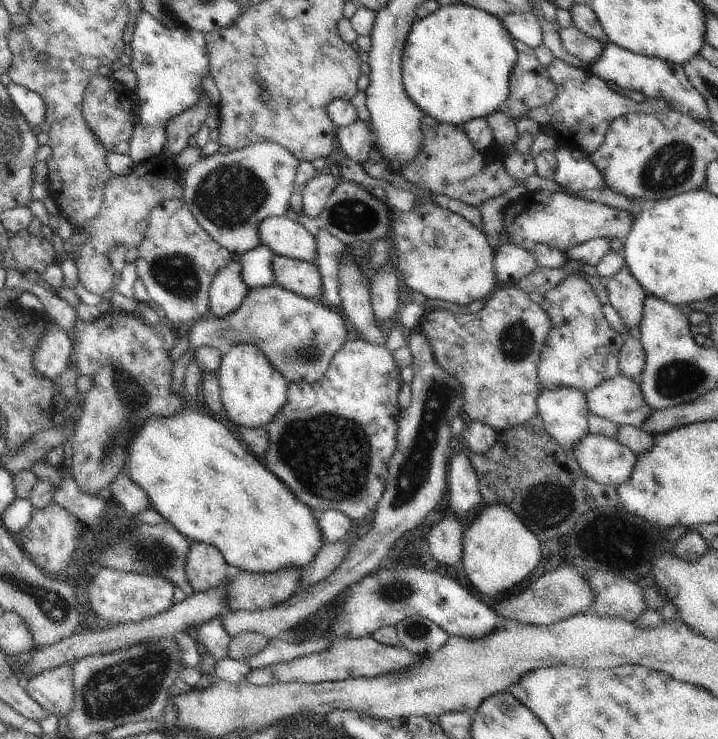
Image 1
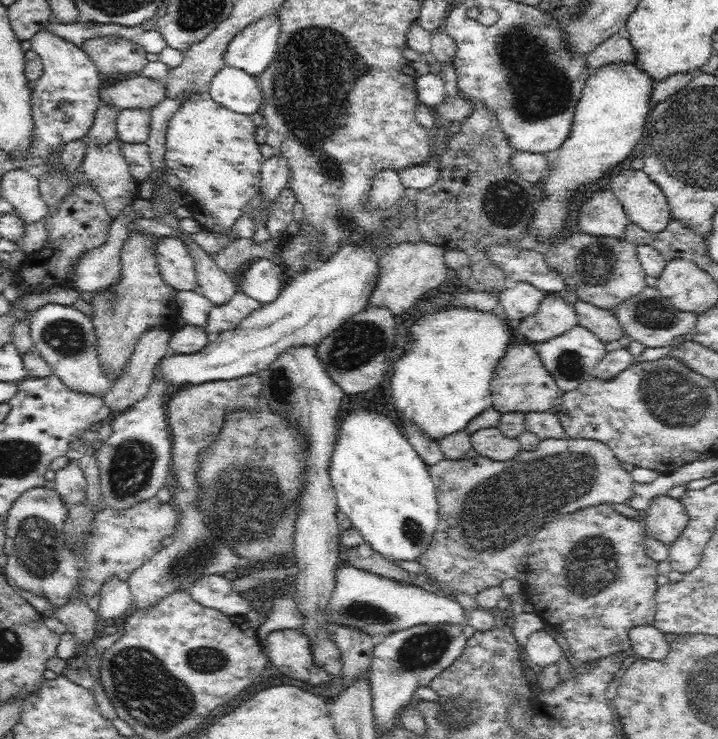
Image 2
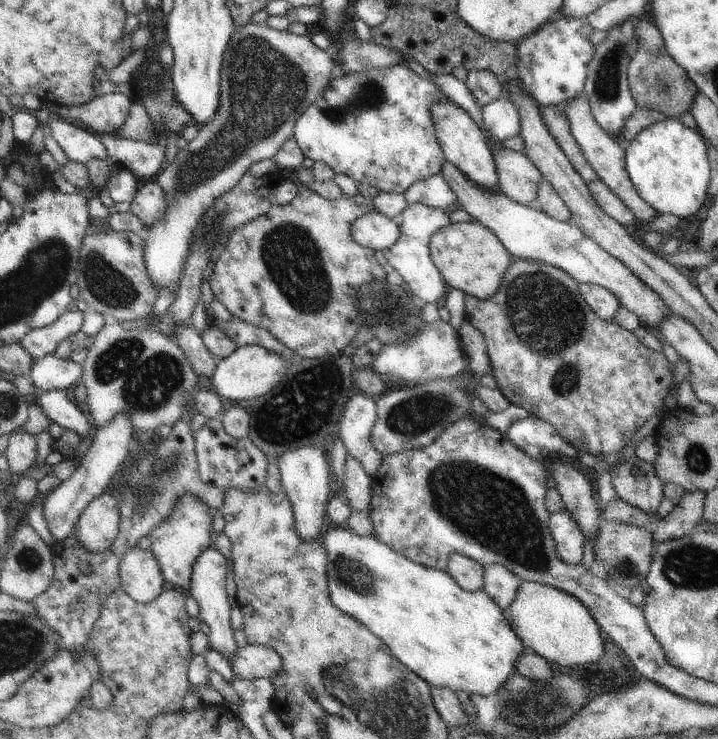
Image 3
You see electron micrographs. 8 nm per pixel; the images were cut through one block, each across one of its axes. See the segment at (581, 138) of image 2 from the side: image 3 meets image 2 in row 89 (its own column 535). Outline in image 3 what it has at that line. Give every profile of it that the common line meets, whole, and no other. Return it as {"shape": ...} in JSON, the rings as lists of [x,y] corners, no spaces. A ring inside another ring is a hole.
{"shape":[[[523,581],[514,602],[504,611],[514,634],[520,638],[526,650],[542,656],[555,668],[565,669],[596,664],[604,656],[605,635],[594,620],[590,610],[578,598],[556,588]]]}

